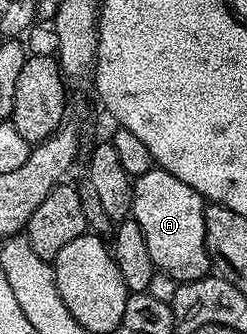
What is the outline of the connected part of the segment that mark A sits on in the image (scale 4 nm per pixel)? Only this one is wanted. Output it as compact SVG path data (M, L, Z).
M152 168L145 175L139 175L135 178L133 184L133 209L131 217L139 224L139 228L143 228L143 240L147 240L147 252L151 252L151 260L156 269L162 270L167 276L171 276L177 283L194 282L200 278L206 277L210 273L211 263L209 261L209 249L205 246L205 207L207 203L205 199L200 198L195 192L195 188L187 188L187 184L183 184L183 180L179 180L179 176L171 176L171 172L160 168Z

